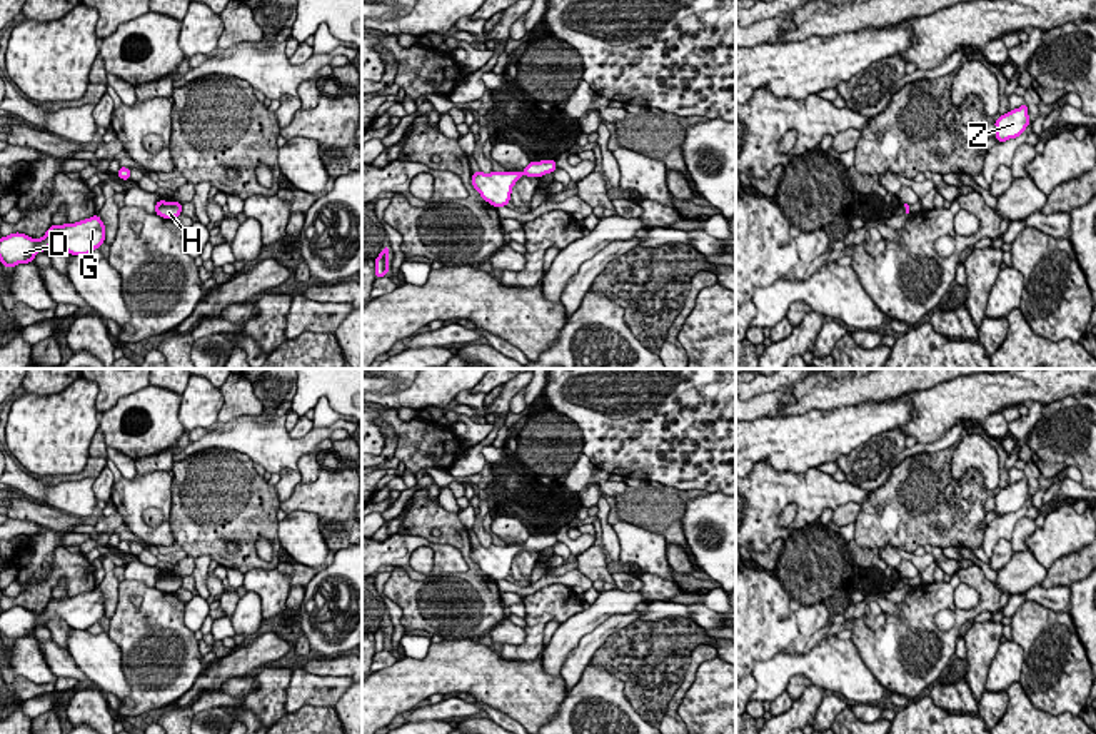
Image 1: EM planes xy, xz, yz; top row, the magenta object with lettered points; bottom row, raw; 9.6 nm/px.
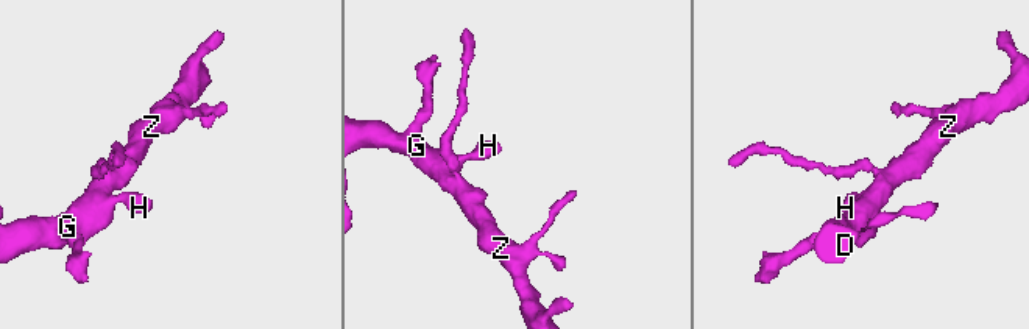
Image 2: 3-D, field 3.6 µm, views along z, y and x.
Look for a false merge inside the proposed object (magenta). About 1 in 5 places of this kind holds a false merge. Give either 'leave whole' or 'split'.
leave whole

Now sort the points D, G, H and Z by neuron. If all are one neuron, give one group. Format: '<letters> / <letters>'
D G H Z

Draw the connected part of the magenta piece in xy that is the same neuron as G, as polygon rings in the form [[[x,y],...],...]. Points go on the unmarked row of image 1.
[[[95,587],[75,597],[50,599],[42,612],[32,612],[20,606],[0,611],[0,636],[3,641],[30,637],[37,626],[45,626],[55,617],[62,619],[70,629],[87,631],[103,616],[105,599]]]

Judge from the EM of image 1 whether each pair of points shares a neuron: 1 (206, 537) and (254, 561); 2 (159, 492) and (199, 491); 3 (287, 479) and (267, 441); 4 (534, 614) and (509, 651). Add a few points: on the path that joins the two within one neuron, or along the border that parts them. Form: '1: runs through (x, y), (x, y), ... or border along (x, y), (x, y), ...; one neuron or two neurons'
1: runs through (217, 549), (227, 559), (242, 559); one neuron
2: border along (170, 472), (172, 496); two neurons
3: border along (297, 469), (281, 469), (277, 472); two neurons
4: runs through (534, 626), (534, 639), (521, 651); one neuron

